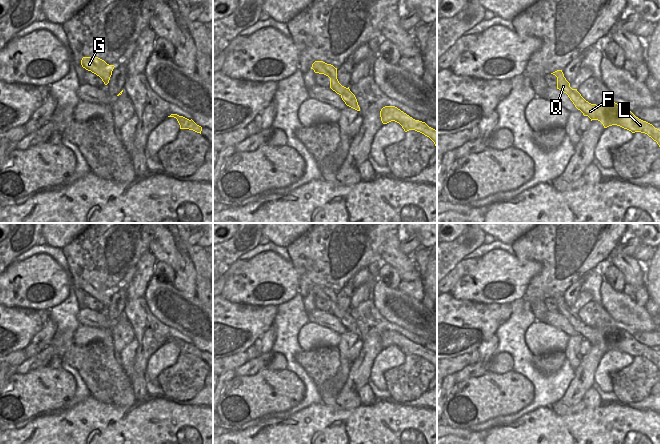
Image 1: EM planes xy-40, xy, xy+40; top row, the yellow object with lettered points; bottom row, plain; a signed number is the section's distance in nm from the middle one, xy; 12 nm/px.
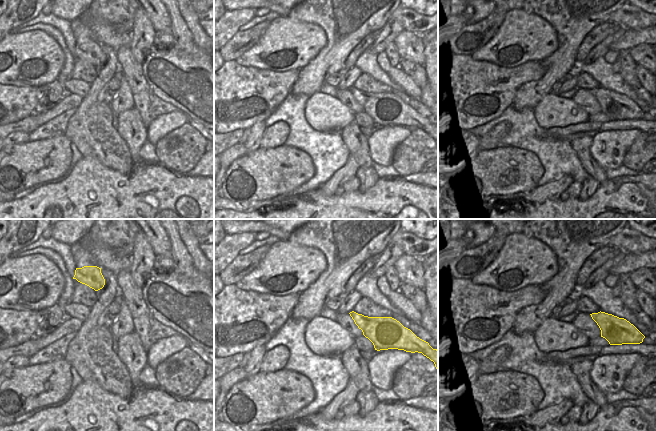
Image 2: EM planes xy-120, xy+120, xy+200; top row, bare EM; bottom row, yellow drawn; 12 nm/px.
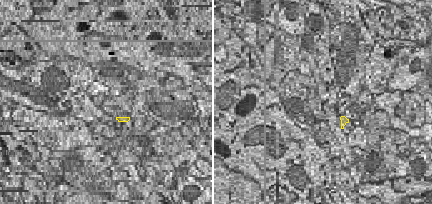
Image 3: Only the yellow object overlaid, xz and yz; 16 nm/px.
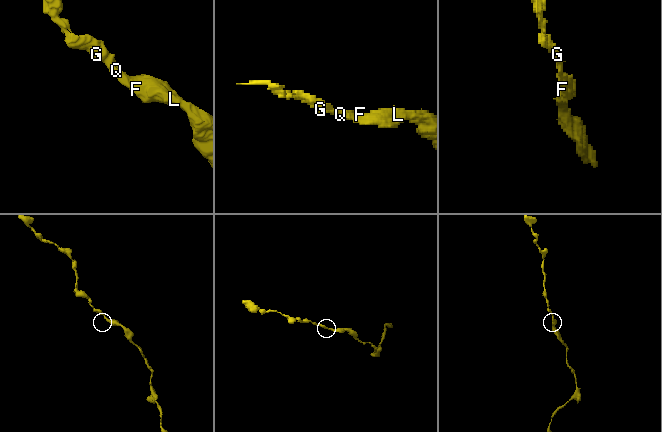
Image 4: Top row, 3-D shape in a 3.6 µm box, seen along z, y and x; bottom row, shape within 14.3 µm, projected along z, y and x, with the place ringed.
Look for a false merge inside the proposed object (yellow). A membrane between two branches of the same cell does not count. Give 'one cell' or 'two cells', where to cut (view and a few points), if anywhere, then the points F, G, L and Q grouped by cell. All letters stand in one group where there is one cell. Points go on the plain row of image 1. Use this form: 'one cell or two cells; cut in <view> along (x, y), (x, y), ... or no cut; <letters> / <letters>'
one cell; no cut; F G L Q

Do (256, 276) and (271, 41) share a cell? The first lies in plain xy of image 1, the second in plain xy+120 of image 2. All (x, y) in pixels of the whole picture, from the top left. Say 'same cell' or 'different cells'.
same cell

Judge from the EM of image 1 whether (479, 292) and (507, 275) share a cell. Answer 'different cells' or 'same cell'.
same cell

